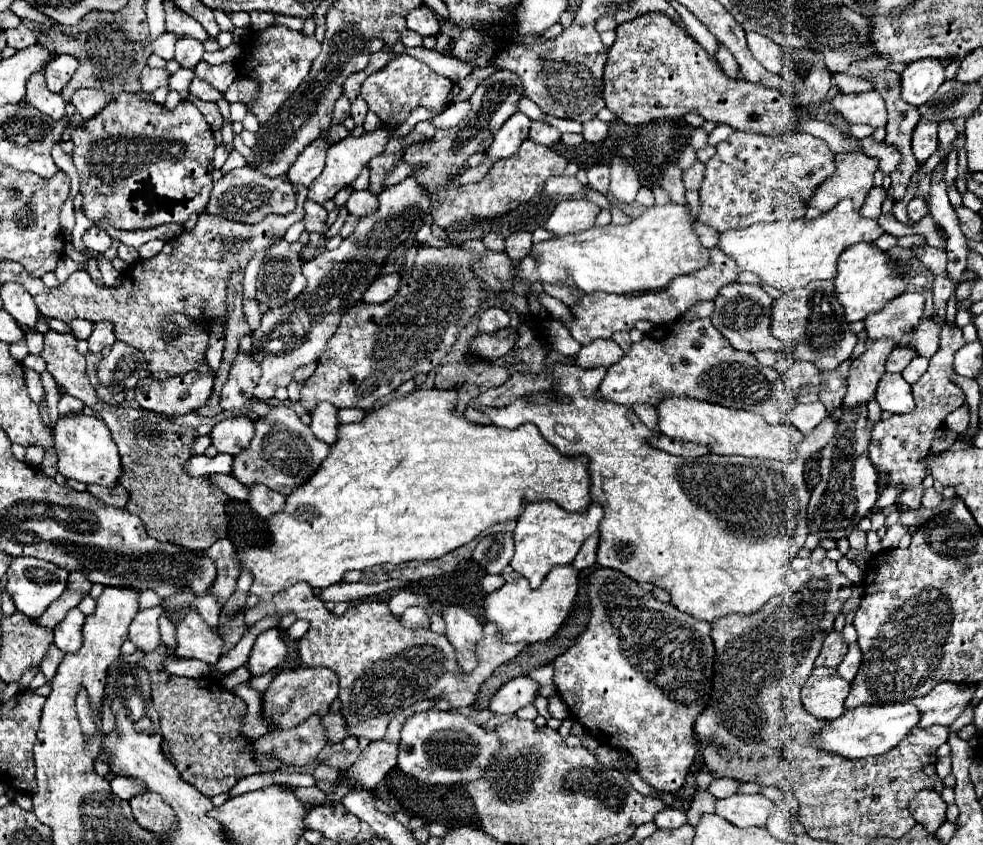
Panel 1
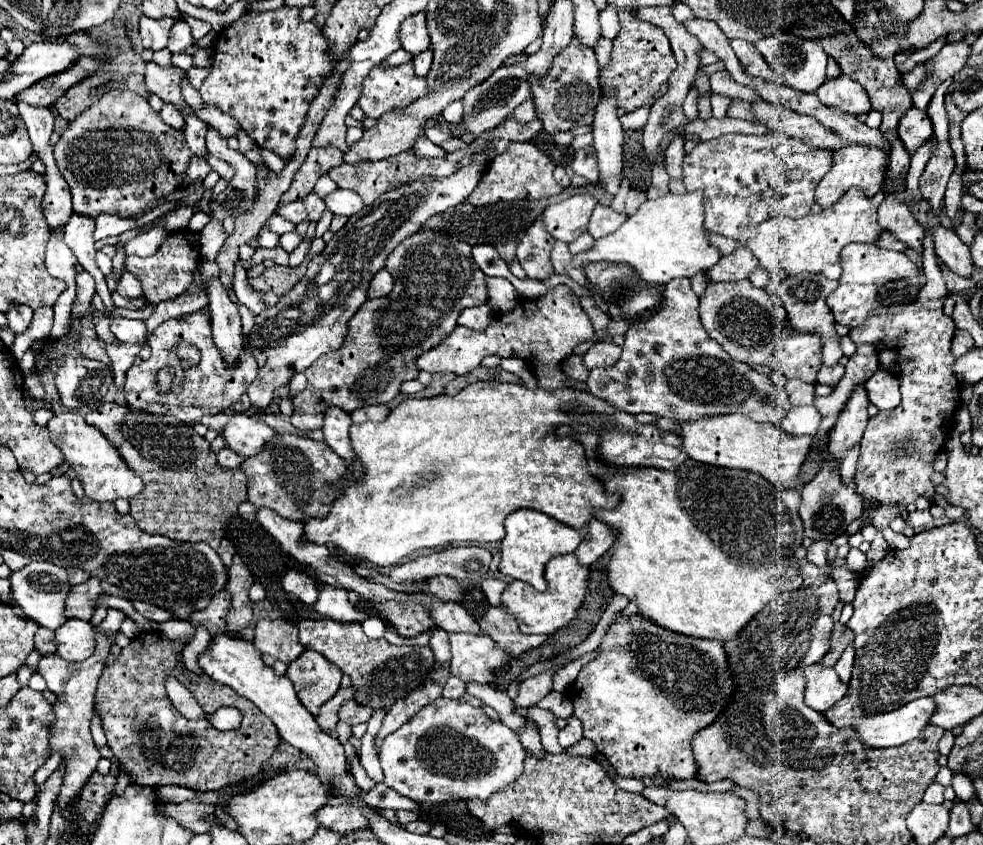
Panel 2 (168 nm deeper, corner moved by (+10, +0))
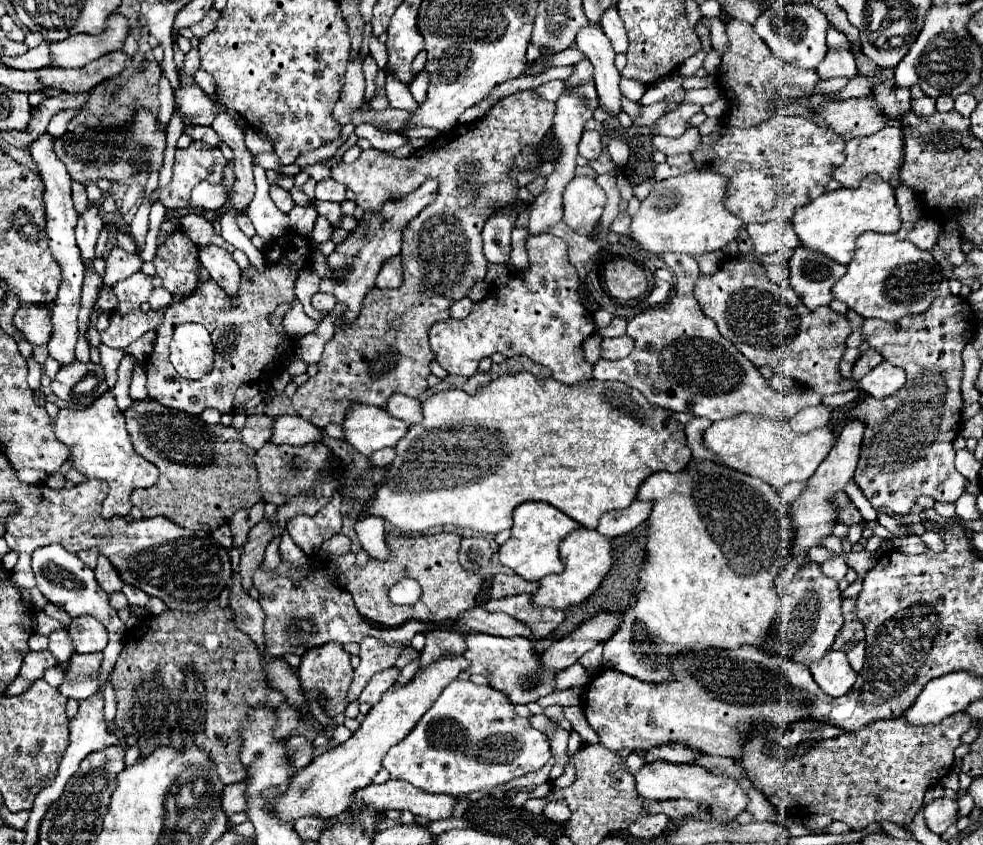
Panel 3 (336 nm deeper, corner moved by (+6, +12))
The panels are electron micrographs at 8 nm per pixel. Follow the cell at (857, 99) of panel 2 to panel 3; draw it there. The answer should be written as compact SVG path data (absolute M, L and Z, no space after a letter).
M827 48L827 56L821 60L821 66L817 66L817 72L823 80L835 78L835 76L855 78L857 76L855 58L845 48Z

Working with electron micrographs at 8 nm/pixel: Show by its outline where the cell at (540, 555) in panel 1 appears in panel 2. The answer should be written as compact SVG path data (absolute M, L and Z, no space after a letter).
M519 508L505 518L505 538L501 540L501 564L499 572L515 578L515 580L525 580L529 582L535 590L543 592L545 590L545 566L551 558L557 554L569 554L573 552L581 538L585 536L587 524L583 528L571 528L539 510L531 508Z

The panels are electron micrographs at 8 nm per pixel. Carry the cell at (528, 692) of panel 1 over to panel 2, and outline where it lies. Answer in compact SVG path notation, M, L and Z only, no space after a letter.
M551 668L547 672L541 672L533 678L527 678L519 684L519 692L517 692L517 698L513 700L513 706L517 710L521 708L527 708L527 706L535 706L541 698L545 698L549 692L551 692L551 676L557 668Z

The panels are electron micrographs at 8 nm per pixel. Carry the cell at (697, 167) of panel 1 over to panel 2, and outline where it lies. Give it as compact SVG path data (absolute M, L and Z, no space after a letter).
M677 136L669 144L669 148L665 152L665 168L667 168L667 174L671 178L675 178L675 180L681 180L683 178L683 156L685 156L685 152L683 152L683 138Z

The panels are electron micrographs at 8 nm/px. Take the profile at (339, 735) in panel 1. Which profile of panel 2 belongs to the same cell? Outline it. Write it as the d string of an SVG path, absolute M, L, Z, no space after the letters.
M347 700L339 710L339 720L347 722L349 726L355 726L359 722L367 722L371 718L371 714L373 714L371 708L363 708L355 700Z

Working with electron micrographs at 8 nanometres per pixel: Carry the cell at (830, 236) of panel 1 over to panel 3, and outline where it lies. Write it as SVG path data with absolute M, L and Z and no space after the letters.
M869 174L863 178L859 188L831 190L821 194L811 204L797 208L793 224L803 246L819 250L835 262L847 264L853 258L855 240L863 232L873 230L883 234L895 234L901 228L901 216L895 202L895 188L889 182L881 180L877 174Z

